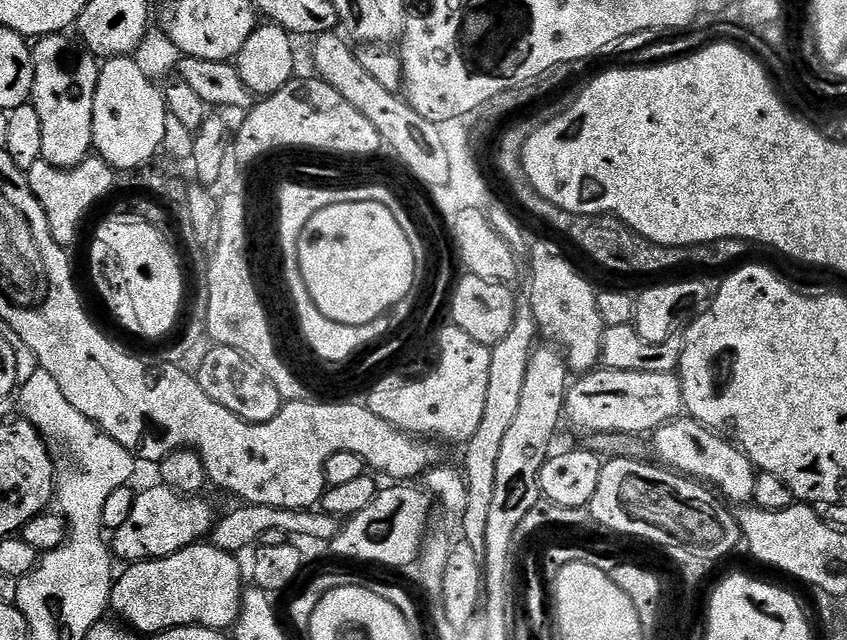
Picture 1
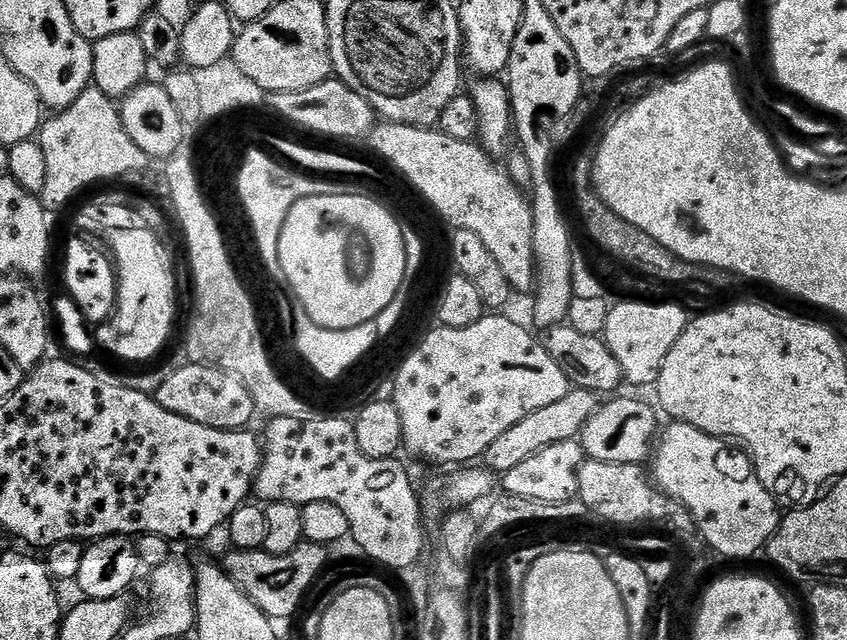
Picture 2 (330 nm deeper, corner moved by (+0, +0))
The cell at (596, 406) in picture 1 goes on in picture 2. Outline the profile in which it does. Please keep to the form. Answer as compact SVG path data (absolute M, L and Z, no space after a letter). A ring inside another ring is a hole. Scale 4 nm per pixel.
M572 388L566 394L566 398L561 398L559 402L554 402L550 406L542 406L542 410L534 410L534 414L526 414L526 418L522 418L522 422L510 426L510 430L506 430L506 434L500 437L484 451L482 457L483 467L495 474L503 474L514 470L514 466L519 466L521 462L526 462L526 458L530 458L530 454L538 454L538 450L546 450L546 446L554 446L554 442L566 442L579 437L580 432L586 426L586 422L596 413L598 407L597 393L587 392L581 388Z

